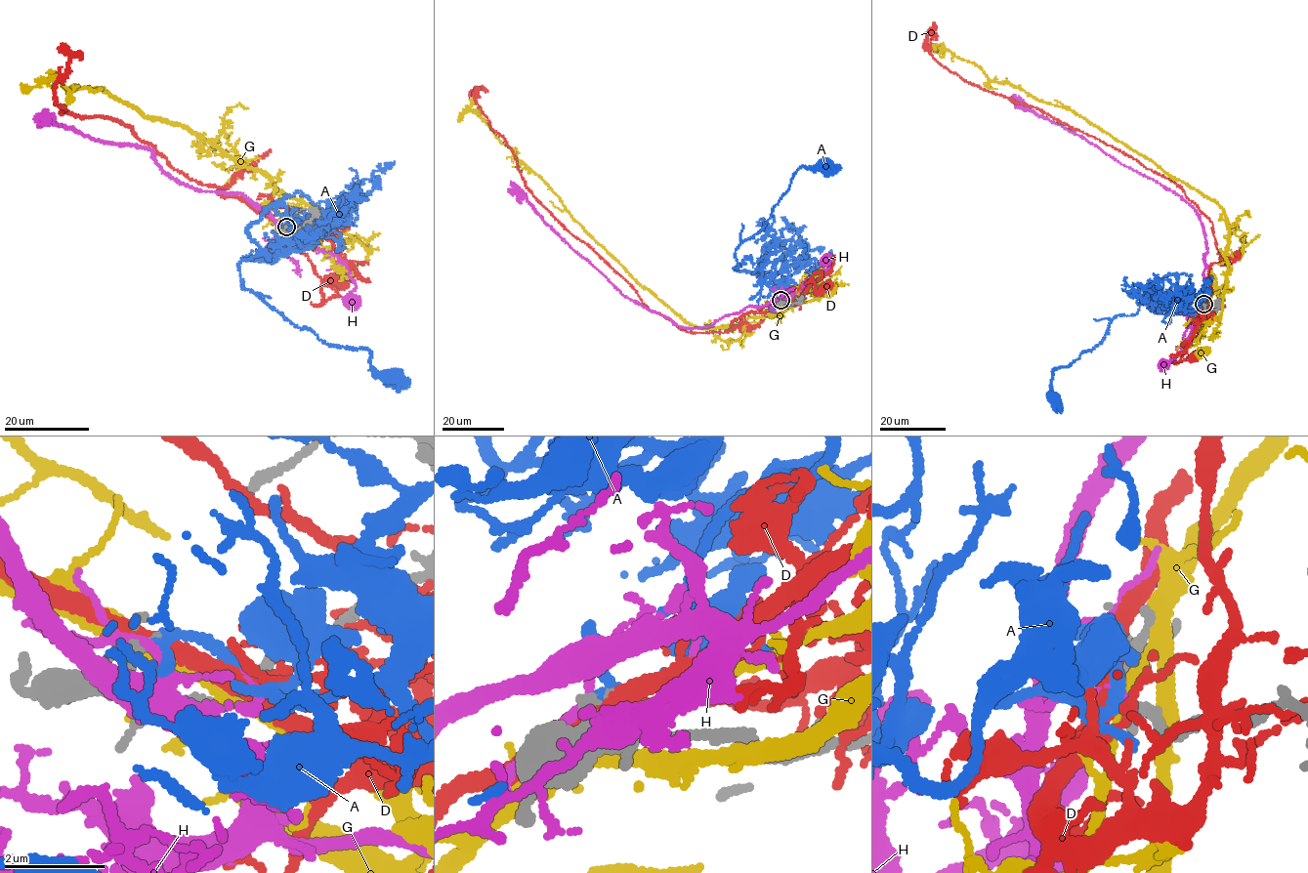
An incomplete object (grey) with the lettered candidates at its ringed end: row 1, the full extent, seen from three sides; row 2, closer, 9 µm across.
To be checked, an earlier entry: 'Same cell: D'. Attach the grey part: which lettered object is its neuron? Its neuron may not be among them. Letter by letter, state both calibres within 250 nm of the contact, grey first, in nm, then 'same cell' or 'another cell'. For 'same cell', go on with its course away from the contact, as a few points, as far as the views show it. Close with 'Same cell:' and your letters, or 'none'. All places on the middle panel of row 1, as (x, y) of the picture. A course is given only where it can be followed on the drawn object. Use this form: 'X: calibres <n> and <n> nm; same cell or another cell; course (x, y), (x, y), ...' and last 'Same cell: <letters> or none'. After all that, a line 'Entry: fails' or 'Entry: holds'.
A: calibres 220 and 160 nm; same cell; course (780, 300), (794, 285), (783, 264), (738, 270), (735, 250), (800, 168), (824, 163)
D: calibres 240 and 320 nm; another cell
G: calibres 220 and 360 nm; another cell
H: calibres 260 and 140 nm; another cell
Same cell: A
Entry: fails

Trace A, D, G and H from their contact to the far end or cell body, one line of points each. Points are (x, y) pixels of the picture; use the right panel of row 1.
A: (1203, 304), (1170, 305), (1175, 275), (1155, 280), (1135, 313), (1053, 370), (1052, 397)
D: (1203, 304), (1220, 260), (1210, 221), (1183, 189), (964, 80), (925, 45), (927, 31), (937, 40)
G: (1206, 304), (1227, 282), (1219, 315), (1210, 320), (1198, 340), (1198, 348), (1202, 353)
H: (1203, 304), (1201, 305), (1200, 319), (1176, 356), (1163, 364)

